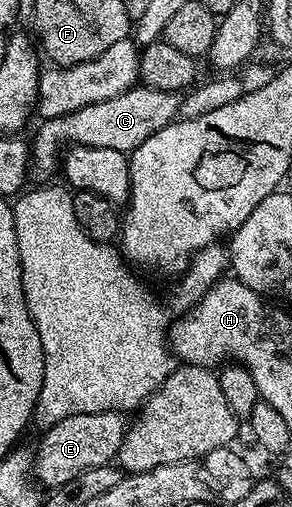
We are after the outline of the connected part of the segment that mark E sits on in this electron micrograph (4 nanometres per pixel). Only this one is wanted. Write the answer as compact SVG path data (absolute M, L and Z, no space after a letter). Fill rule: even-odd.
M124 413L73 414L53 427L46 429L35 448L33 476L44 489L60 488L65 482L73 482L85 470L93 466L112 463L119 455L119 447L127 433L128 421ZM47 487L47 488L46 488Z

